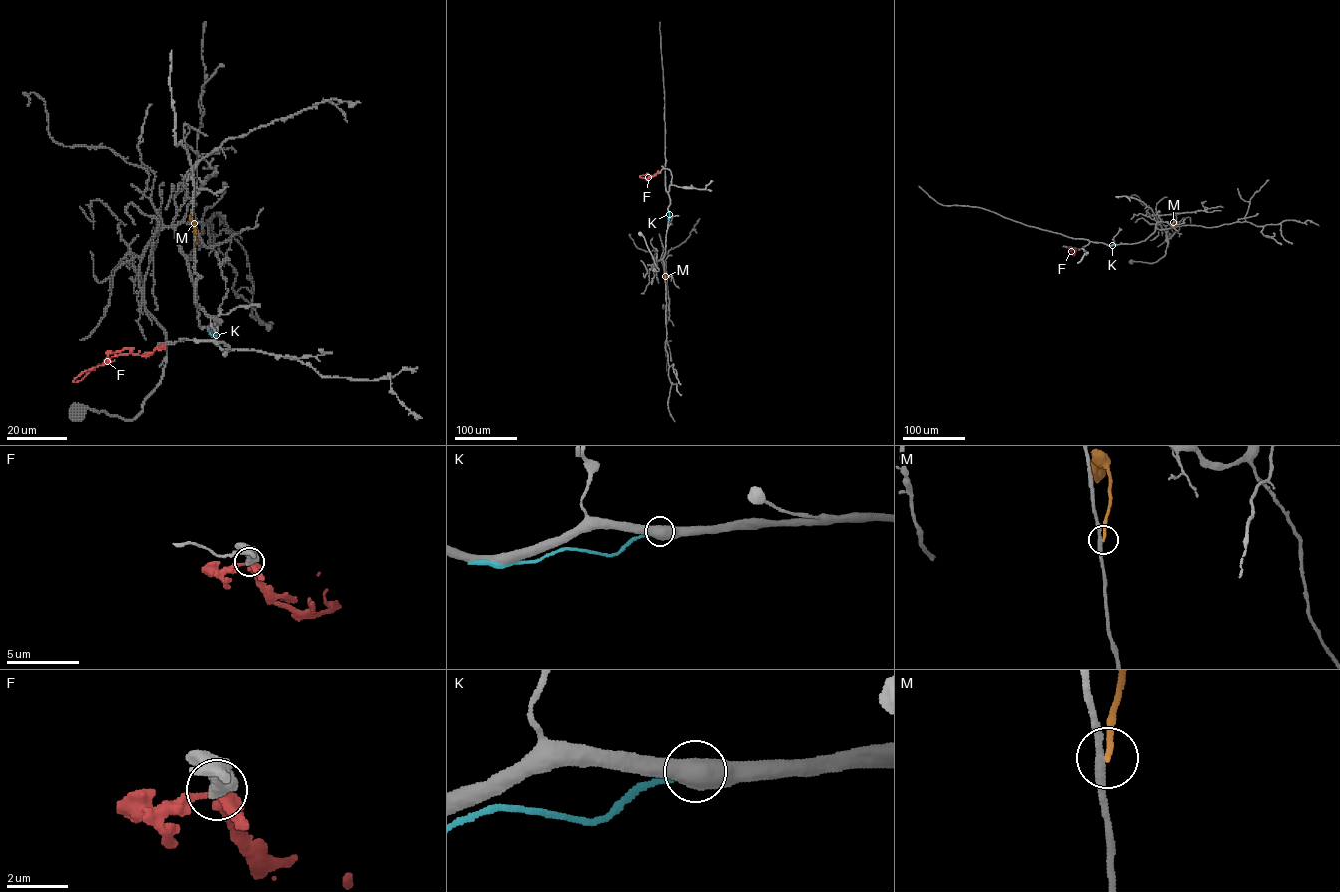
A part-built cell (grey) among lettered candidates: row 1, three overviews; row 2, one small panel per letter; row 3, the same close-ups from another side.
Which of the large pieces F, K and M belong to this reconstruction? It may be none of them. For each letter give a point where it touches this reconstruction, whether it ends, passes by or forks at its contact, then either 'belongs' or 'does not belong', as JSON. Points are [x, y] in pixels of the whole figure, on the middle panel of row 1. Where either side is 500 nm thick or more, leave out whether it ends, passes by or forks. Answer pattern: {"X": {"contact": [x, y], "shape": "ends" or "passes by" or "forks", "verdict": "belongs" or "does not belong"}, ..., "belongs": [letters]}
{"F": {"contact": [658, 172], "shape": "forks", "verdict": "does not belong"}, "K": {"contact": [668, 220], "verdict": "does not belong"}, "M": {"contact": [665, 279], "shape": "ends", "verdict": "does not belong"}, "belongs": []}

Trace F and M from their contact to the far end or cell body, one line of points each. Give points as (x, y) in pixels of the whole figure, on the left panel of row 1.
F: (161, 345), (146, 355), (124, 354), (107, 358), (73, 381), (88, 369), (115, 360)
M: (196, 246), (195, 224), (190, 215)

